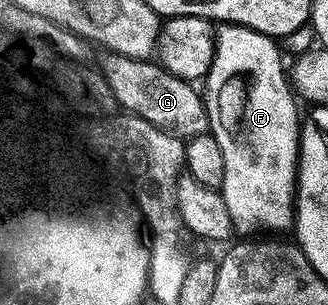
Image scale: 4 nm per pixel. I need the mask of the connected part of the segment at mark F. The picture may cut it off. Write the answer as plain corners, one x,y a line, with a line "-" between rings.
223,23
221,26
217,28
216,31
216,42
214,44
214,60
212,61
212,65
210,66
210,72
207,73
206,78
204,80
204,86
206,86
206,91
204,87
204,102
206,105
206,118
208,120
208,131
209,134
212,134
216,137
216,141
220,145
220,153
224,153
224,181
221,185
221,193
224,197
225,205
228,207
229,217
231,219
231,228
233,232
240,237
252,237
254,233
258,233
260,231
276,231
278,229
284,229
289,224
290,226
295,222
296,219
296,184
298,181
298,137
300,134
300,111
298,115
298,107
294,104
296,102
296,95
292,90
291,84
288,82
288,75
285,71
282,72
282,57
284,58
283,52
280,50
279,44
275,42
271,36
262,35
259,31
254,31
251,27
238,27
235,23

